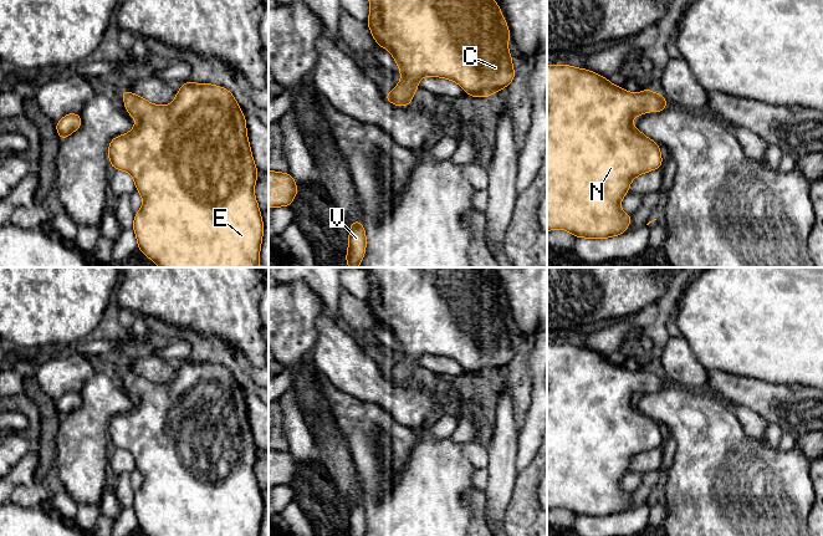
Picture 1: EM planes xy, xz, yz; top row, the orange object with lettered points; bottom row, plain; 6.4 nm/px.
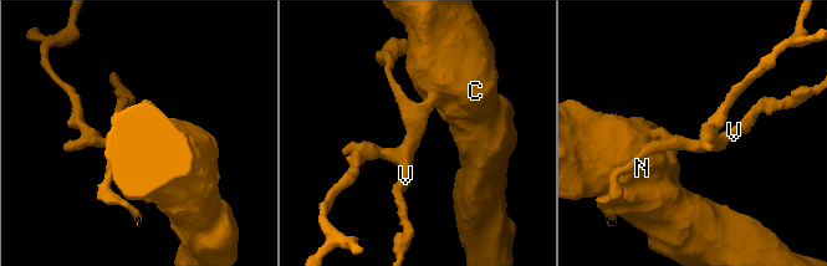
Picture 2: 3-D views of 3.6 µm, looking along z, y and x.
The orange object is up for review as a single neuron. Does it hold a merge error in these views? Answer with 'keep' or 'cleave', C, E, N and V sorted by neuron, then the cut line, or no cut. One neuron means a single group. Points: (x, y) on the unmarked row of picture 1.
keep | C E N V | no cut

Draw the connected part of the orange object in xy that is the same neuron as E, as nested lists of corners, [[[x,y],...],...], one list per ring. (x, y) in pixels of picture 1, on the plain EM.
[[[188,359],[179,367],[175,378],[169,384],[153,383],[145,377],[124,368],[122,368],[121,374],[124,378],[127,392],[132,394],[137,402],[131,410],[117,414],[111,419],[108,435],[109,444],[114,445],[116,449],[128,450],[134,456],[136,469],[140,471],[143,478],[143,485],[136,491],[133,500],[133,509],[139,530],[148,536],[260,536],[264,501],[254,473],[259,450],[254,441],[247,418],[246,395],[242,393],[240,383],[232,372],[224,366],[211,362],[201,363]]]

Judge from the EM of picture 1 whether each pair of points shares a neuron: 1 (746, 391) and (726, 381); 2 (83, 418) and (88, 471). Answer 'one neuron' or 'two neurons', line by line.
1: one neuron
2: one neuron

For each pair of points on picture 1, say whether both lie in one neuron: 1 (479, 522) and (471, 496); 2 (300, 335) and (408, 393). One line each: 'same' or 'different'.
1: same
2: different

